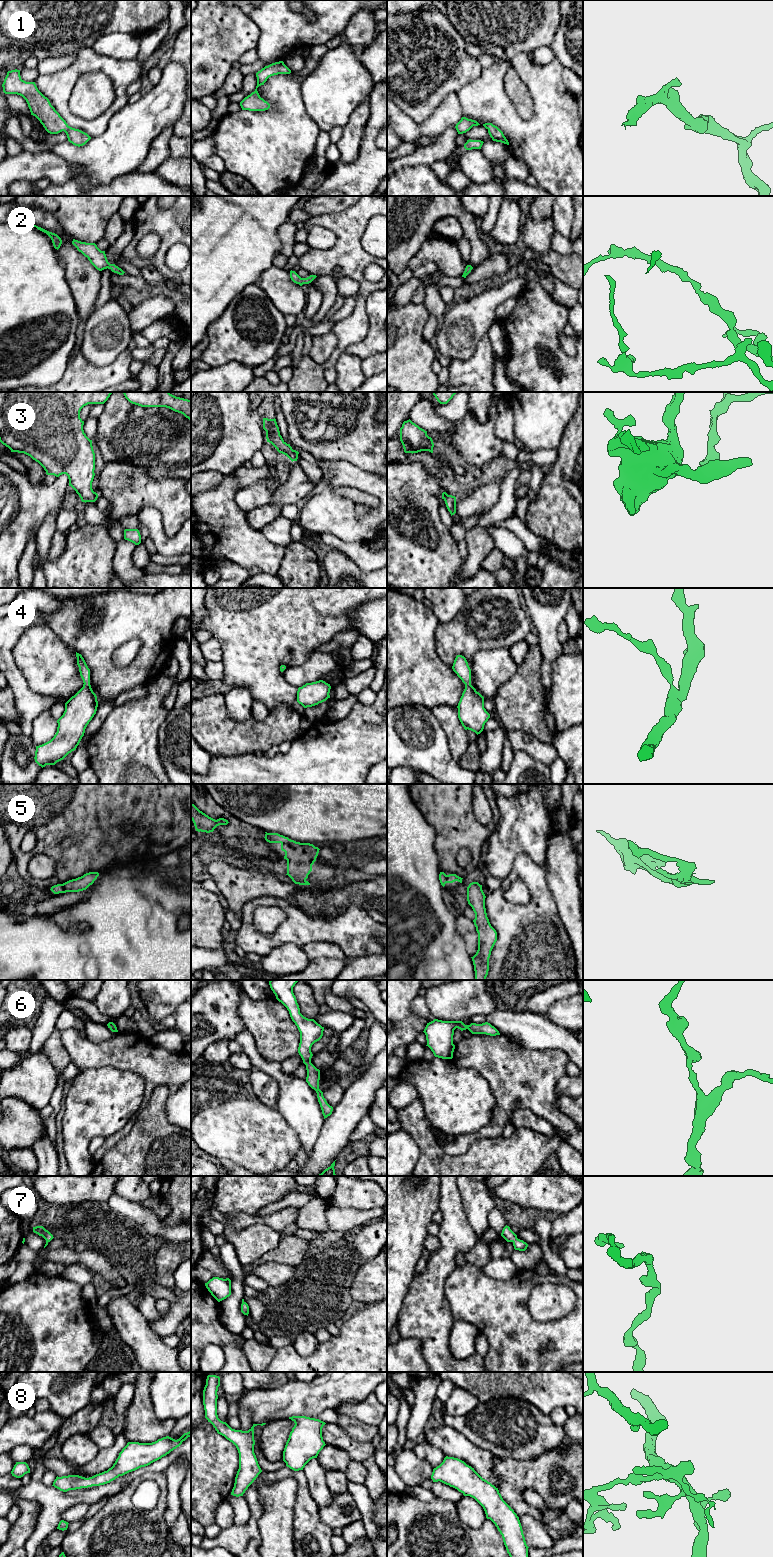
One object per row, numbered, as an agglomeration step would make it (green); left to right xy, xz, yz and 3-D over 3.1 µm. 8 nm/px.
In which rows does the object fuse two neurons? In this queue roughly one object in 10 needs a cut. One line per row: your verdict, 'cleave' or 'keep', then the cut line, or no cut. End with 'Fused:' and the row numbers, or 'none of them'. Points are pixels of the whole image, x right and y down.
1: keep; no cut
2: keep; no cut
3: keep; no cut
4: keep; no cut
5: keep; no cut
6: keep; no cut
7: keep; no cut
8: keep; no cut
Fused: none of them

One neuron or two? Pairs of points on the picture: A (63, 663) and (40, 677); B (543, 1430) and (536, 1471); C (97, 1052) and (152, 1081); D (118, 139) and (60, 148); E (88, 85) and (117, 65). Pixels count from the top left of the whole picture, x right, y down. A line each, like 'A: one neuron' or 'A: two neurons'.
A: one neuron
B: two neurons
C: one neuron
D: one neuron
E: two neurons

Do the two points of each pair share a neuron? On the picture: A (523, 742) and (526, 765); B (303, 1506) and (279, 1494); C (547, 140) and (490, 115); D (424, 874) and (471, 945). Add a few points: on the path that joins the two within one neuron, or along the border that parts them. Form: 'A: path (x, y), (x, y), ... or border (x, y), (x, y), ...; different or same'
A: border (514, 749), (525, 751), (534, 759), (544, 764); different
B: border (295, 1479), (297, 1494), (292, 1525); different
C: path (533, 140), (523, 135), (504, 116); same
D: border (455, 915), (456, 930), (465, 944); different

